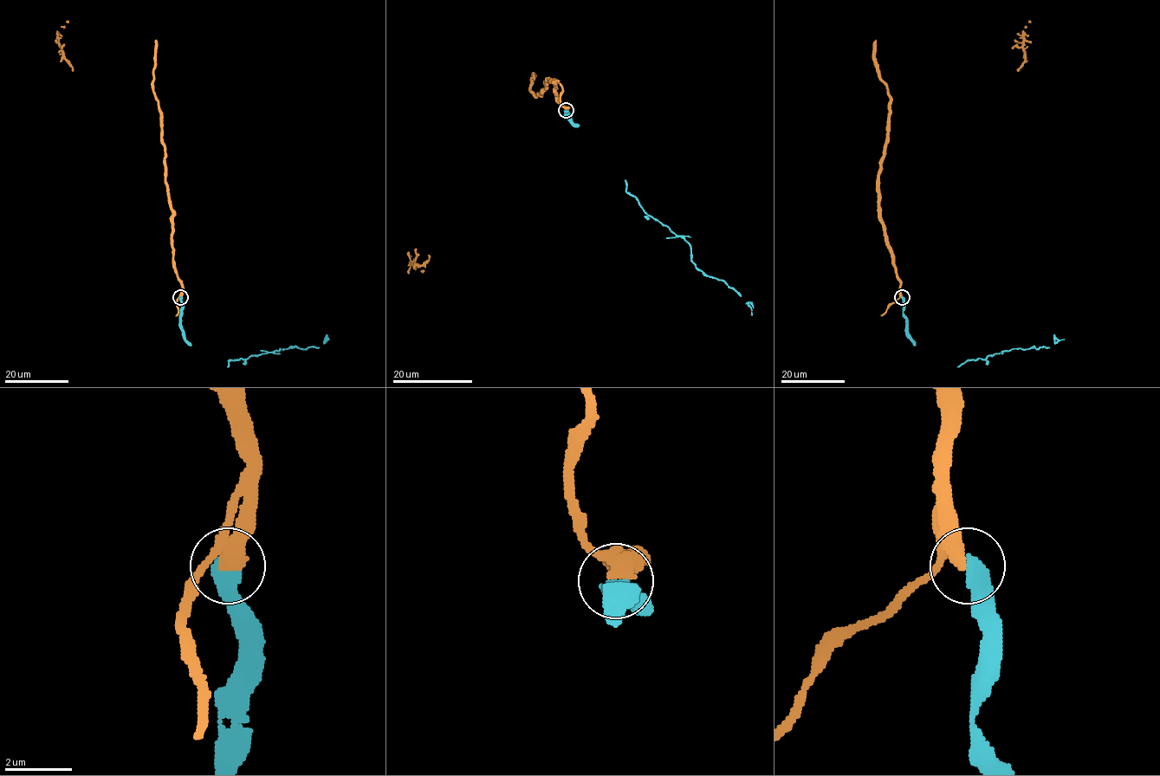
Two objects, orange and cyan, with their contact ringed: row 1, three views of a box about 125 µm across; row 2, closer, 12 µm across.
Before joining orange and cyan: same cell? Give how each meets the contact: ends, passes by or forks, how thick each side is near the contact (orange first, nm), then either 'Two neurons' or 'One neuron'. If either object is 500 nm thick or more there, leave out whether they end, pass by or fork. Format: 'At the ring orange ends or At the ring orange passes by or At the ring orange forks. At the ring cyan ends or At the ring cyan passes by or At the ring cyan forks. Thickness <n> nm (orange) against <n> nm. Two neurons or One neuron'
Thickness 360 nm (orange) against 600 nm. One neuron

